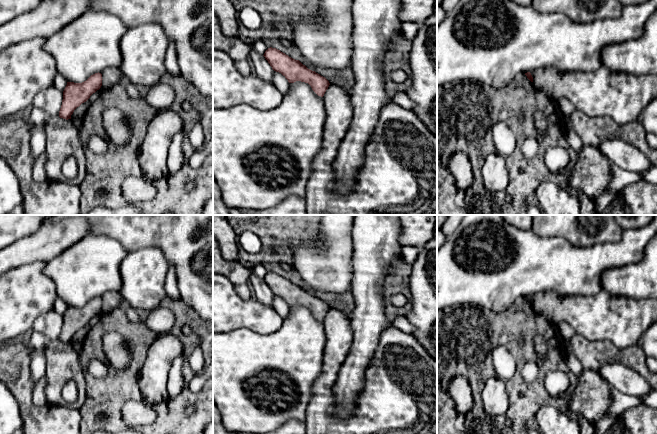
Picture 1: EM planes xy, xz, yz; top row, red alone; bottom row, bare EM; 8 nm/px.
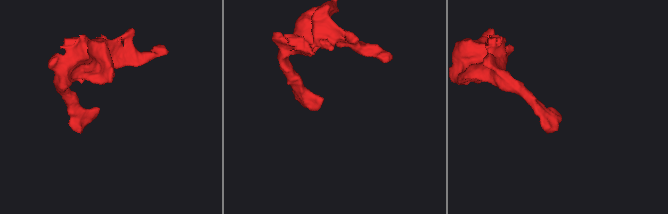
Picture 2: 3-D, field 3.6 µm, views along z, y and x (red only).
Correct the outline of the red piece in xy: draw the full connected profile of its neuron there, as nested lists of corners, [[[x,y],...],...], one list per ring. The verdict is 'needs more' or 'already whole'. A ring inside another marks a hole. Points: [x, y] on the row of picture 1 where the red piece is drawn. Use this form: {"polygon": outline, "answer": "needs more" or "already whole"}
{"polygon": [[[95,73],[82,83],[67,82],[63,91],[62,105],[59,117],[71,119],[74,110],[82,103],[86,102],[90,96],[102,86],[102,74]]], "answer": "already whole"}

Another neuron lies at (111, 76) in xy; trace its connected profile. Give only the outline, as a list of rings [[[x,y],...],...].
[[[108,67],[102,72],[102,86],[101,88],[110,88],[117,83],[121,82],[122,72],[117,67]]]

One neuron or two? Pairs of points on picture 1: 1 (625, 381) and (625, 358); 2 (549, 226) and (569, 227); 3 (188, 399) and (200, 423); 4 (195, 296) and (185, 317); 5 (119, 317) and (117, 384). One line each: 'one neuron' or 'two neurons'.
1: two neurons
2: one neuron
3: one neuron
4: two neurons
5: one neuron

